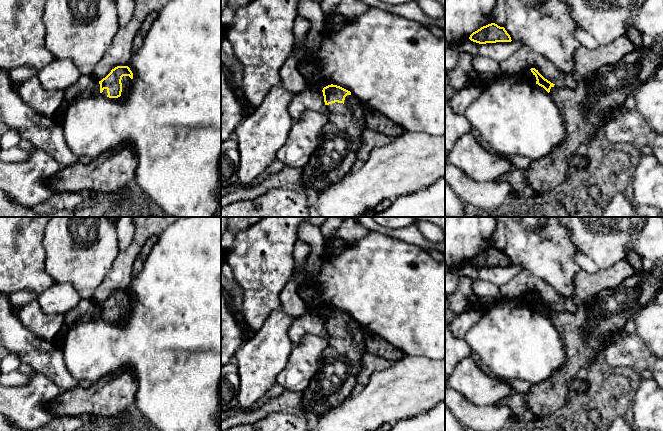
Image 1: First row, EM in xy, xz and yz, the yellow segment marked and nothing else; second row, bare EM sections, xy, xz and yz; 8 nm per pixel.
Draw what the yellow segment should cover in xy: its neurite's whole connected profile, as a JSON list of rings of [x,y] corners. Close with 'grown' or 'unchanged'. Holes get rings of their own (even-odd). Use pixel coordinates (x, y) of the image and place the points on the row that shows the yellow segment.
[[[117,66],[112,69],[105,78],[99,81],[100,93],[106,89],[108,93],[107,97],[120,97],[122,92],[121,80],[123,76],[129,76],[131,79],[133,79],[133,73],[128,66]]]; unchanged

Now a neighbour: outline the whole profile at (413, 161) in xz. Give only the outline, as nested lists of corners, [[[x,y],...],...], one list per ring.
[[[410,132],[373,149],[361,169],[348,173],[339,182],[318,193],[316,203],[320,217],[363,217],[383,200],[410,195],[445,177],[445,134],[434,136]]]

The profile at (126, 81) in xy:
[[[123,76],[121,83],[122,83],[122,92],[121,95],[126,95],[129,91],[131,86],[132,79],[129,76]]]

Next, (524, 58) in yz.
[[[522,45],[507,60],[500,63],[503,74],[518,75],[522,70],[535,68],[545,79],[561,85],[564,74],[543,55],[536,53],[529,46]]]

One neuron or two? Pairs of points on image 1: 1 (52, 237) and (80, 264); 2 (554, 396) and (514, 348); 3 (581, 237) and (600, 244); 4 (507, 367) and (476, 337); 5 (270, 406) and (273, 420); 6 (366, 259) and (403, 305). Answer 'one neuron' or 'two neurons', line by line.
1: one neuron
2: two neurons
3: one neuron
4: one neuron
5: two neurons
6: one neuron

